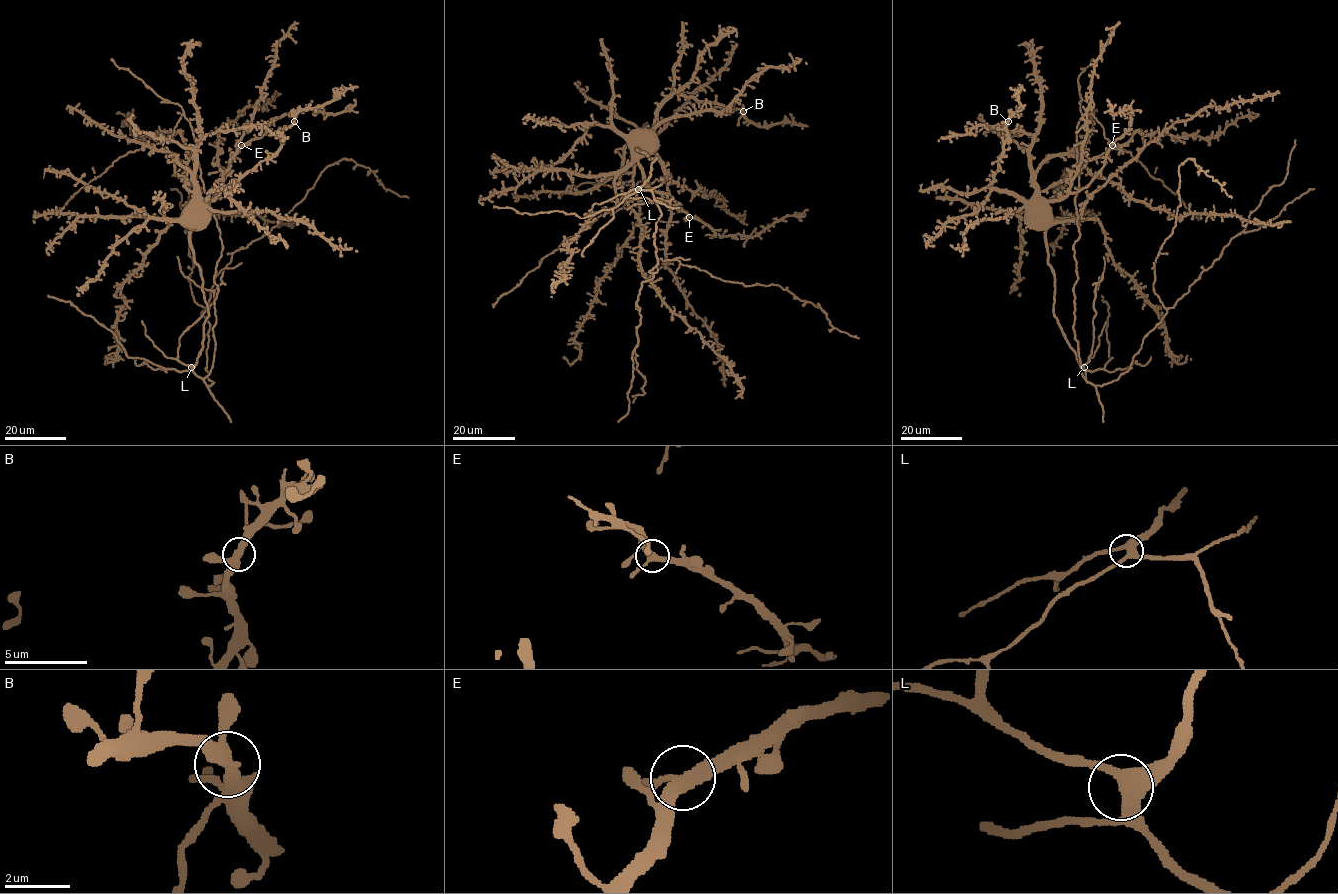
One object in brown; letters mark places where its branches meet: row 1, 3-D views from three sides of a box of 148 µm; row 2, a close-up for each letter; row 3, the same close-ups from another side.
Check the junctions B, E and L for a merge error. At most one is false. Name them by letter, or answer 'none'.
none

